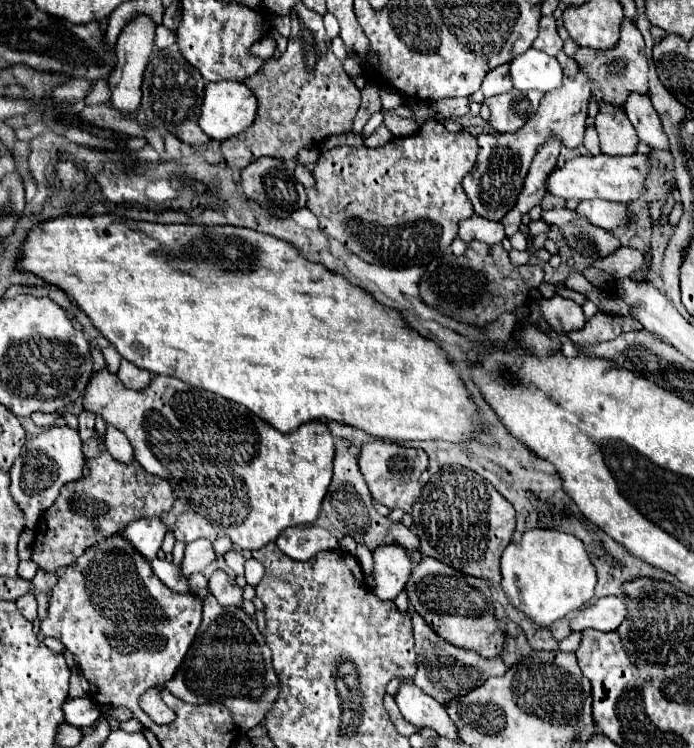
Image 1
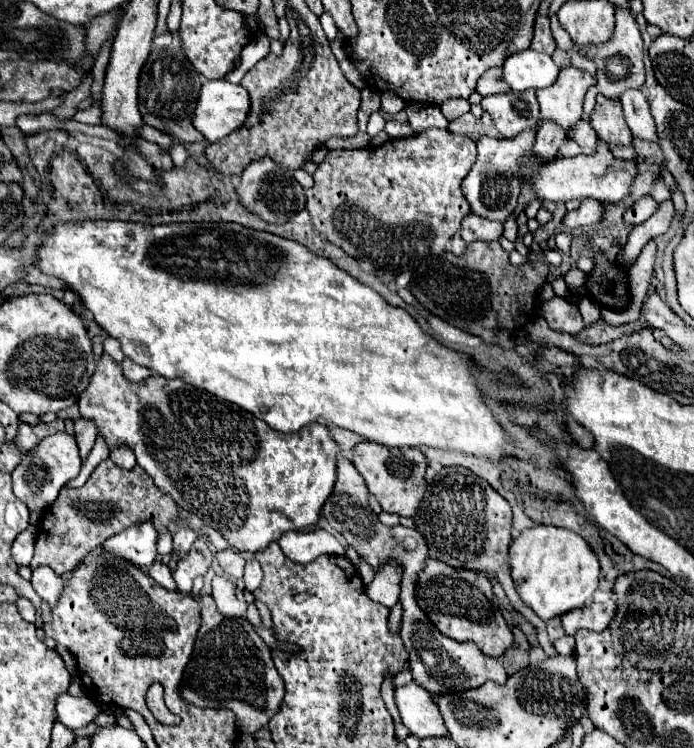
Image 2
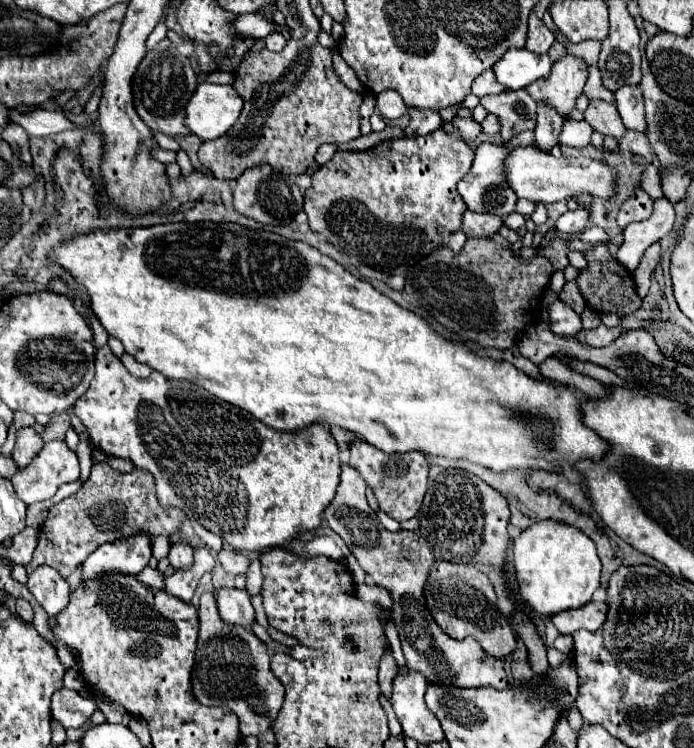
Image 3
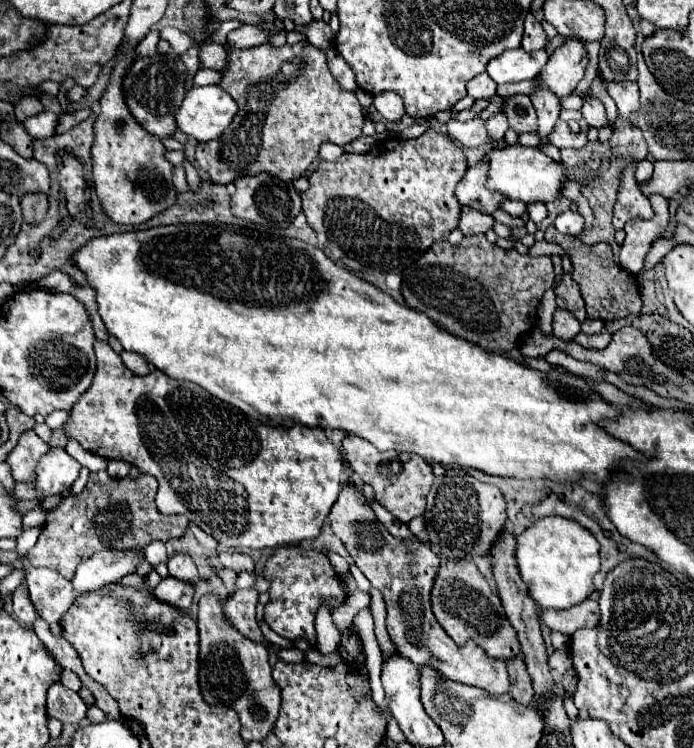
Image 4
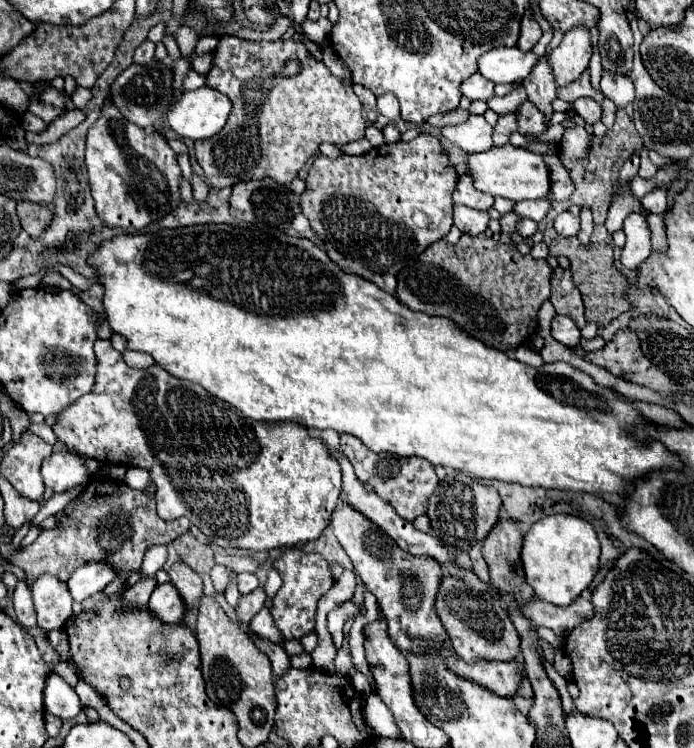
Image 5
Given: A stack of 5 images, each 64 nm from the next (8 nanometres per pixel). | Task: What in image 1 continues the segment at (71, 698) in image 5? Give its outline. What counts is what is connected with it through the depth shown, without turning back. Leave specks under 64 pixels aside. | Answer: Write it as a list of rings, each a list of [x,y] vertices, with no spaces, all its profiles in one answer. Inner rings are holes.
[[[76,698],[76,700],[66,700],[64,706],[64,714],[66,714],[66,722],[78,728],[86,728],[92,726],[98,716],[100,716],[100,708],[92,698]]]

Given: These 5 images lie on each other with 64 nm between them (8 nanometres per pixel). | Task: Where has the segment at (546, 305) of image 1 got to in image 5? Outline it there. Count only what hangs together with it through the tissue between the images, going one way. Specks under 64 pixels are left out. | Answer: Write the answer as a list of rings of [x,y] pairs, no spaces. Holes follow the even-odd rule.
[[[556,314],[552,318],[552,336],[564,346],[578,346],[580,342],[580,330],[574,324],[572,318],[566,318],[562,314]]]

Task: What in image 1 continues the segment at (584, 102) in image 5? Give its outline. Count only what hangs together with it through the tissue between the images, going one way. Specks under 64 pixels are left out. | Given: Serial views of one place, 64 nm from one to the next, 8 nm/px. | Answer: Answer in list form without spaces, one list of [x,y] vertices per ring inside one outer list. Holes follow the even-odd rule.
[[[598,98],[598,102],[600,102],[600,112],[598,112],[596,120],[594,120],[594,126],[596,126],[598,136],[600,136],[602,152],[604,152],[604,154],[612,154],[612,156],[632,156],[632,154],[636,152],[636,146],[638,146],[638,142],[640,142],[640,140],[638,140],[638,136],[636,136],[634,126],[632,126],[632,124],[630,124],[630,120],[626,118],[624,110],[614,110],[614,106],[606,106],[606,102],[602,102],[600,98]]]

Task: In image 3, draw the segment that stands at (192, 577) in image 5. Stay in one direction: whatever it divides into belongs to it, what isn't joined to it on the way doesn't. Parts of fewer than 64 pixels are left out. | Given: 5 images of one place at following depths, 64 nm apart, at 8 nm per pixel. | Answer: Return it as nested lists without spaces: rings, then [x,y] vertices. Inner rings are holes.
[[[180,540],[180,542],[172,544],[170,554],[168,554],[168,560],[174,566],[174,570],[190,566],[190,562],[192,562],[192,546],[186,540]]]

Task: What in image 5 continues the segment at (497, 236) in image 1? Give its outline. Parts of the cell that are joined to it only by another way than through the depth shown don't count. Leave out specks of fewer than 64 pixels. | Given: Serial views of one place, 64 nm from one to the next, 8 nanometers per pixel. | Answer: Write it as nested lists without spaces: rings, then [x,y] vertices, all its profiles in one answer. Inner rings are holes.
[[[454,206],[454,226],[460,228],[460,232],[478,236],[488,228],[488,214],[468,208],[468,206]]]

